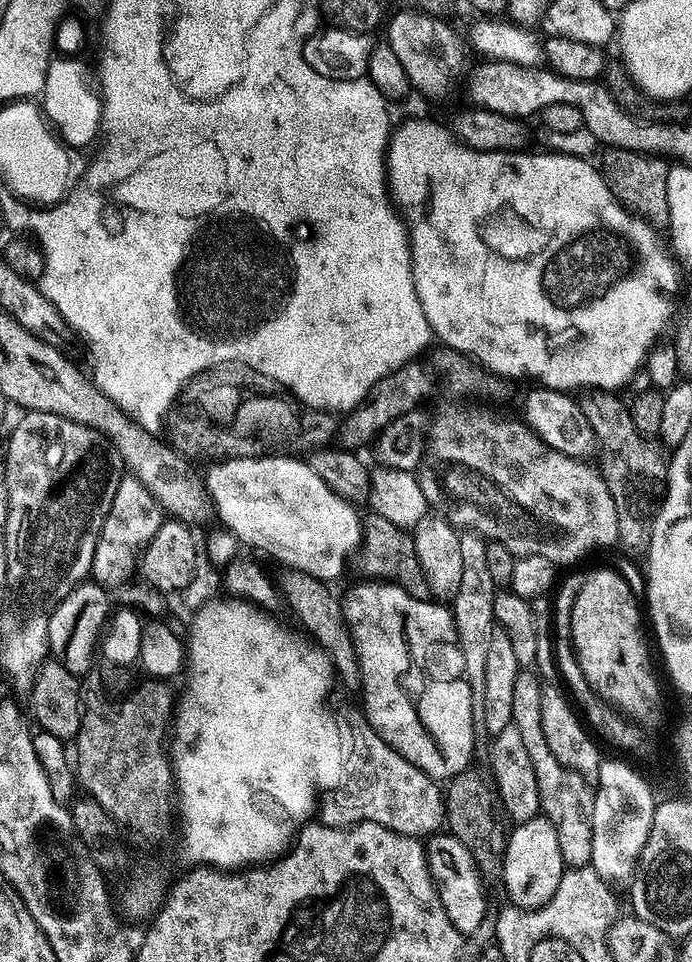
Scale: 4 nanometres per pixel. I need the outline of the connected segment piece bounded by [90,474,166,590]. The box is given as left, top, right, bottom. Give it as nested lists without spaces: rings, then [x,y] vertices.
[[[131,474],[121,475],[118,490],[114,490],[114,502],[110,502],[110,510],[106,514],[98,538],[98,546],[94,550],[91,579],[109,590],[129,583],[137,575],[144,549],[154,538],[154,534],[158,534],[165,519],[160,504],[142,482]]]

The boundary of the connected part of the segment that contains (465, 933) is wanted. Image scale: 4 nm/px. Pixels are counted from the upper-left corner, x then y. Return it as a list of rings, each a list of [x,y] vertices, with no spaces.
[[[441,830],[426,840],[428,856],[428,872],[436,884],[442,906],[450,922],[460,931],[461,937],[471,937],[486,918],[486,904],[484,902],[484,888],[480,885],[482,872],[475,860],[473,849],[467,848],[458,838],[447,830]]]

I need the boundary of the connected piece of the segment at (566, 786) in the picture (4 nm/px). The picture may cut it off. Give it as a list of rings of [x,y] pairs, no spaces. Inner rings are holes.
[[[521,670],[518,678],[514,678],[514,694],[510,706],[512,724],[518,726],[518,735],[522,737],[530,763],[534,765],[534,775],[538,778],[540,811],[558,834],[558,847],[562,849],[564,863],[568,868],[587,868],[592,863],[594,850],[594,788],[578,774],[574,774],[574,770],[562,766],[562,762],[554,758],[550,745],[546,743],[546,734],[542,734],[542,681],[532,670]]]

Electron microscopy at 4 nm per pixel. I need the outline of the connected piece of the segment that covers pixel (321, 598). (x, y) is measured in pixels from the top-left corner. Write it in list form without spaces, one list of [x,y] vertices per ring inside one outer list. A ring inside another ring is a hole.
[[[284,570],[280,576],[280,584],[278,580],[278,592],[288,599],[293,614],[305,624],[303,627],[307,633],[319,641],[332,657],[333,667],[337,671],[339,681],[342,684],[344,682],[346,687],[356,690],[360,686],[360,667],[354,650],[354,642],[350,638],[348,627],[344,621],[344,609],[341,601],[328,588],[331,587],[325,581],[297,570]]]

